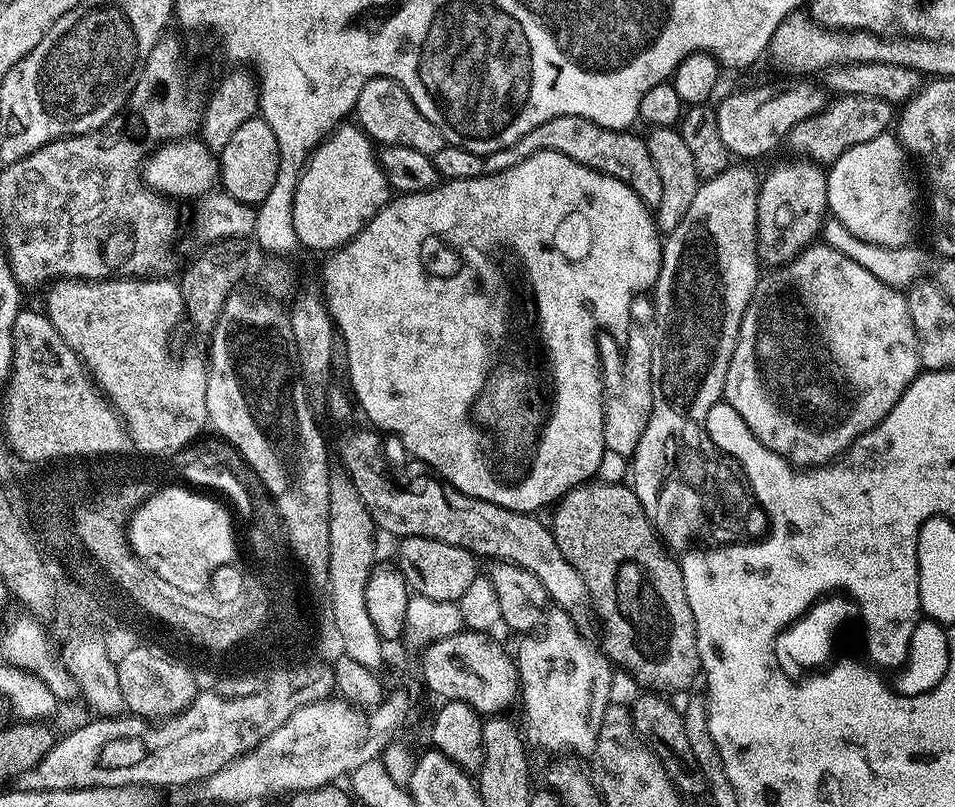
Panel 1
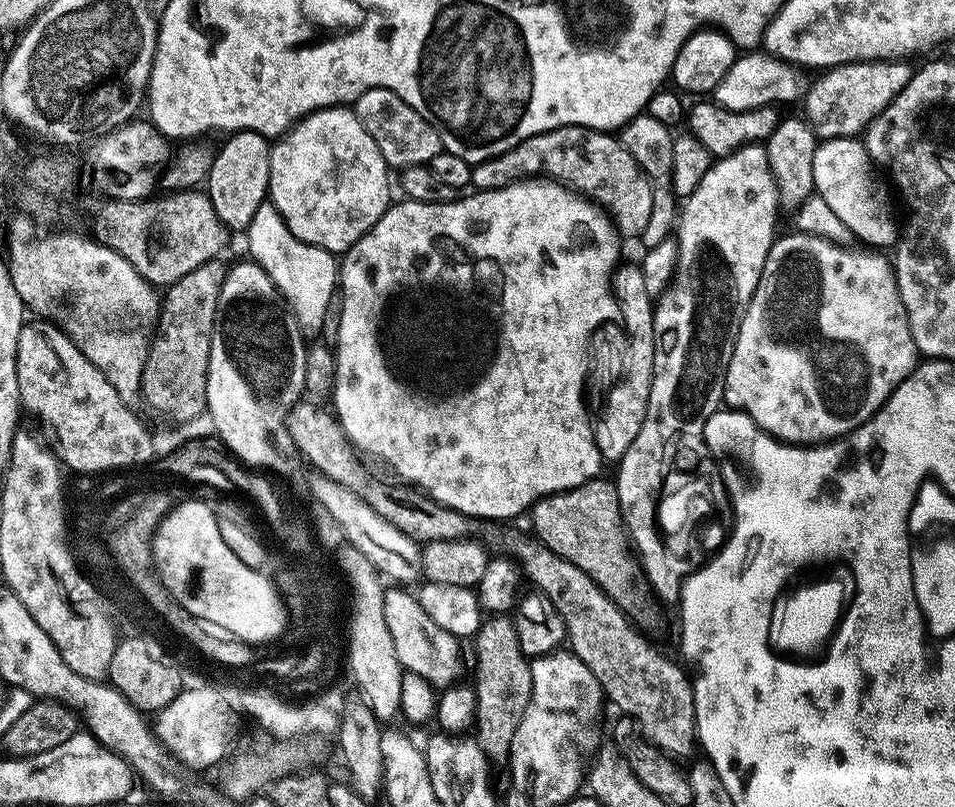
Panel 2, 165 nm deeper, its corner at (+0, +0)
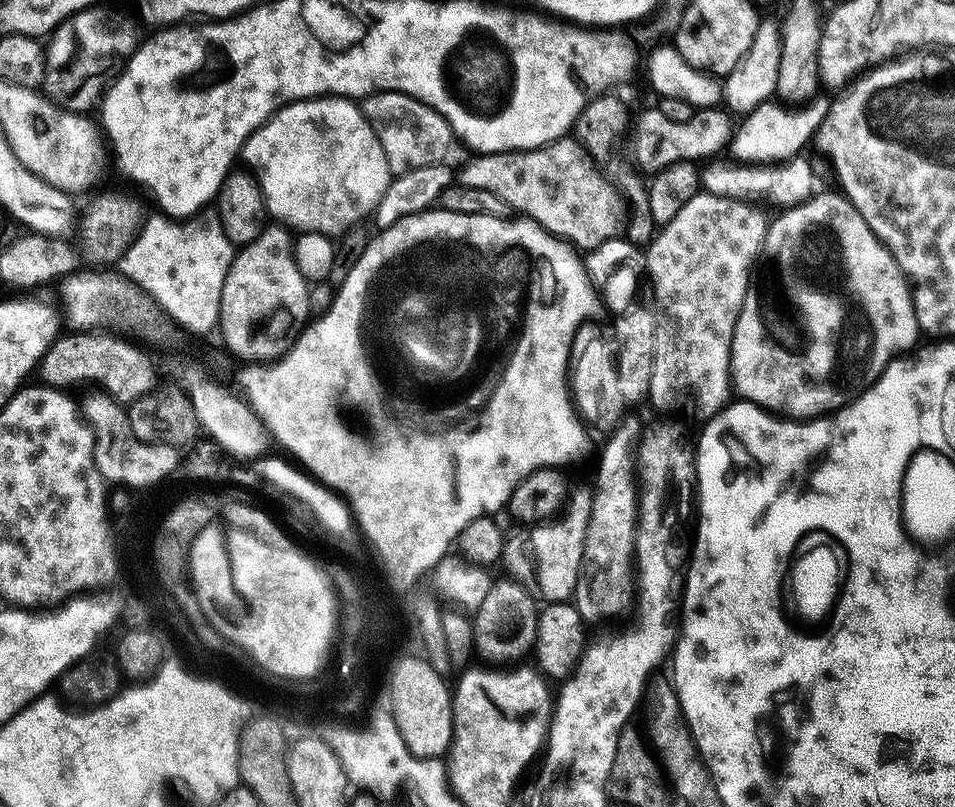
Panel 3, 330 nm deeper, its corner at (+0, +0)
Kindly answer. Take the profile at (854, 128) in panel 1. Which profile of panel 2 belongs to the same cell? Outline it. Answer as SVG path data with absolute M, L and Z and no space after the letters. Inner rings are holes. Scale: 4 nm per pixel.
M903 59L855 60L853 64L839 64L819 73L811 85L807 85L802 97L803 115L820 140L856 138L867 128L868 123L891 102L910 82L913 65Z

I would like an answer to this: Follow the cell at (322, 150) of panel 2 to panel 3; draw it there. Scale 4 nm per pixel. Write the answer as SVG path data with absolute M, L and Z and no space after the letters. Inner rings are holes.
M313 97L284 105L266 123L254 131L242 149L242 158L258 170L265 211L283 227L303 234L318 233L340 238L359 220L373 215L389 188L392 175L386 154L361 107L347 97Z

